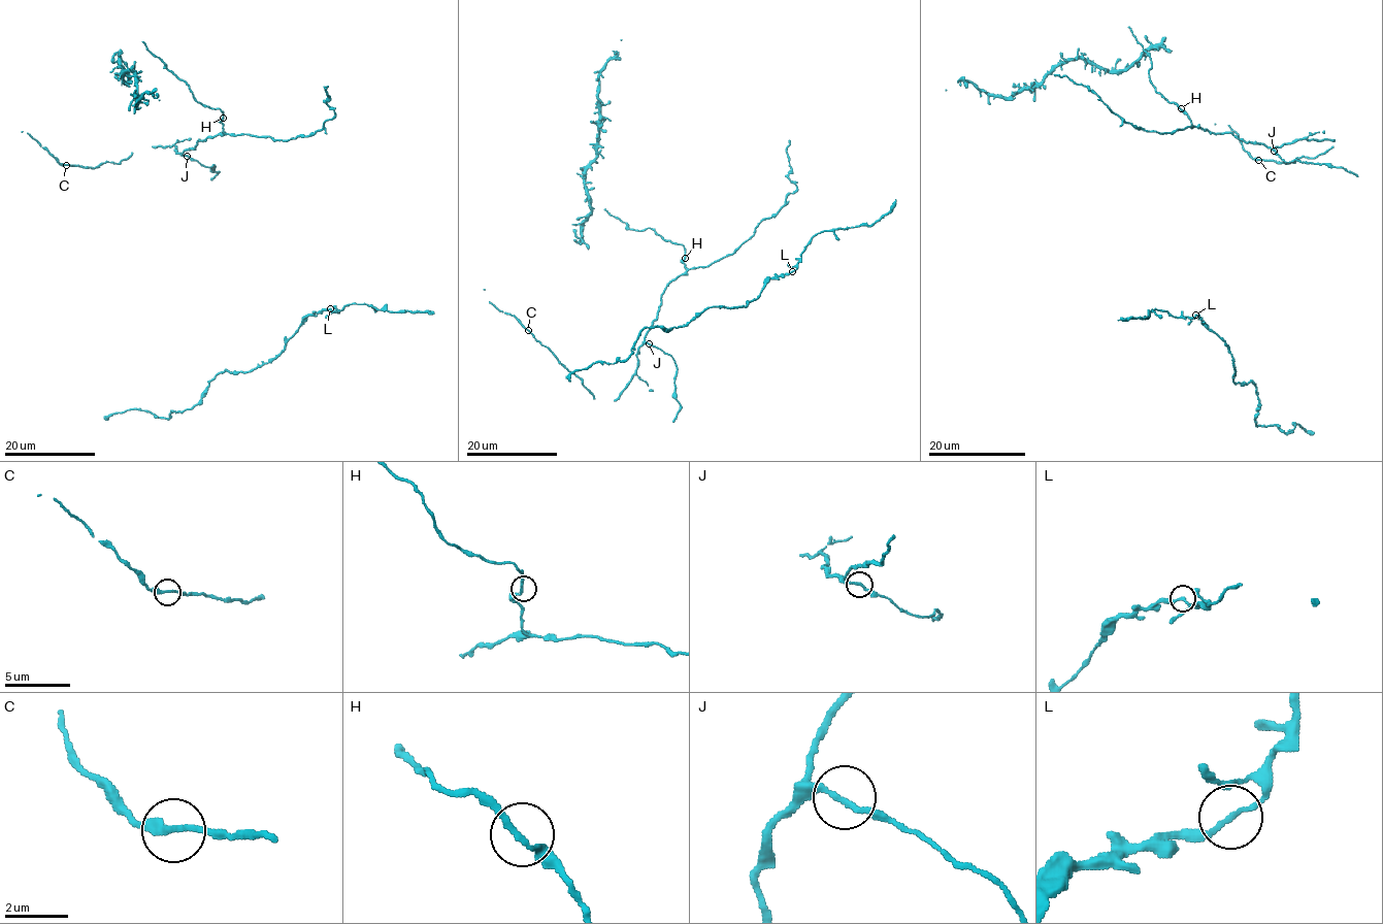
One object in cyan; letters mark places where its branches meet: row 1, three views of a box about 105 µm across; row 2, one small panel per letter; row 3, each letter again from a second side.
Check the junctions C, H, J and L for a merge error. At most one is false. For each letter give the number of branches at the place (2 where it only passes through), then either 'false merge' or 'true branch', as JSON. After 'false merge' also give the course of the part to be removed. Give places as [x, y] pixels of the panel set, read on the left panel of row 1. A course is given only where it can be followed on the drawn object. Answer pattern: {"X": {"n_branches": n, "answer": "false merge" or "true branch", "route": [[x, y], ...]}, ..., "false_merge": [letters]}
{"C": {"n_branches": 2, "answer": "true branch"}, "H": {"n_branches": 2, "answer": "true branch"}, "J": {"n_branches": 2, "answer": "true branch"}, "L": {"n_branches": 2, "answer": "true branch"}, "false_merge": []}

